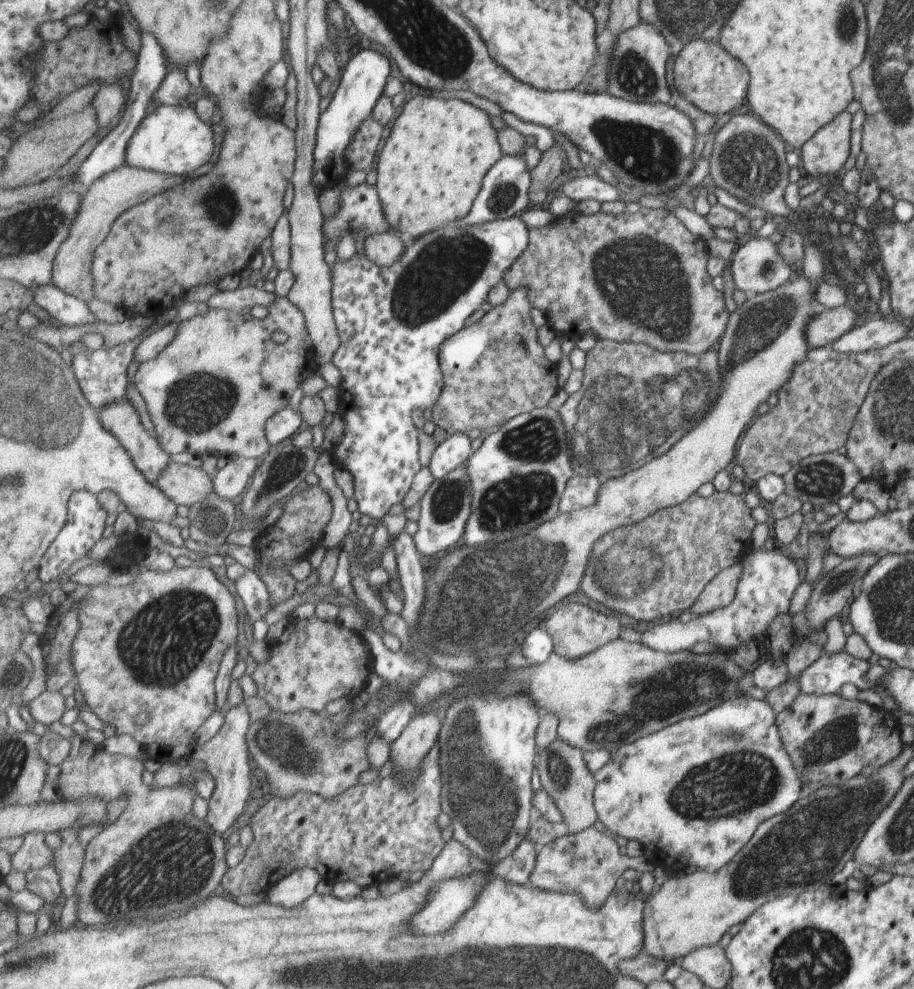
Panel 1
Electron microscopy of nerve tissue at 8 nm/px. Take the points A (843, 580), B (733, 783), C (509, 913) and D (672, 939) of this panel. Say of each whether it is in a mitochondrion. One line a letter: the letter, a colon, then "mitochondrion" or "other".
A: mitochondrion
B: mitochondrion
C: other
D: other

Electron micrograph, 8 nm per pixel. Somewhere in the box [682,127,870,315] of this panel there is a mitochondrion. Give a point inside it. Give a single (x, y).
(767, 268)

